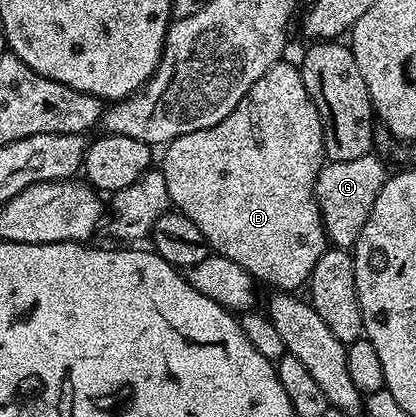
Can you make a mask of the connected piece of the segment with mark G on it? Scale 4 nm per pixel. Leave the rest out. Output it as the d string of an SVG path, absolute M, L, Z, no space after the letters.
M374 155L361 159L327 161L324 164L315 184L315 198L319 201L327 240L332 246L346 250L355 246L361 235L361 227L365 227L365 219L369 219L369 211L373 211L373 203L377 203L377 195L381 195L381 187L388 176L388 166Z

